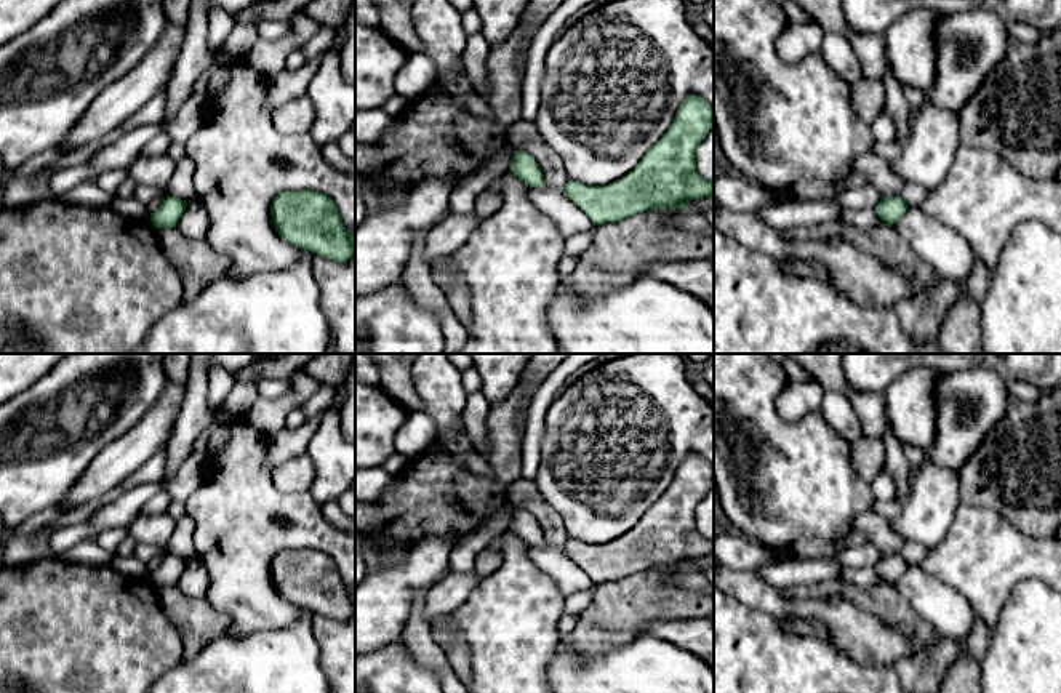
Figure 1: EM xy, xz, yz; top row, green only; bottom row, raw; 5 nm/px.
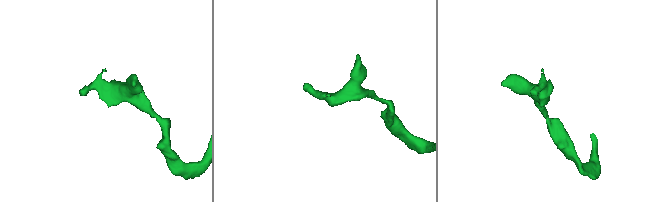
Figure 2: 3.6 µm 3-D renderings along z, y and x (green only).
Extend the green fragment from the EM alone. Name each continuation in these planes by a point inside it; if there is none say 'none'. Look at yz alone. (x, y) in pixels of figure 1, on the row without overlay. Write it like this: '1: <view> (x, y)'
none

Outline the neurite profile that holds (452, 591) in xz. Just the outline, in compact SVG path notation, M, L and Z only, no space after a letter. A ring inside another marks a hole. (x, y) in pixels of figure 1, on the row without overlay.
M475 570L466 575L446 575L429 589L422 618L432 623L437 616L456 610L466 602L469 594L480 586L482 579Z

